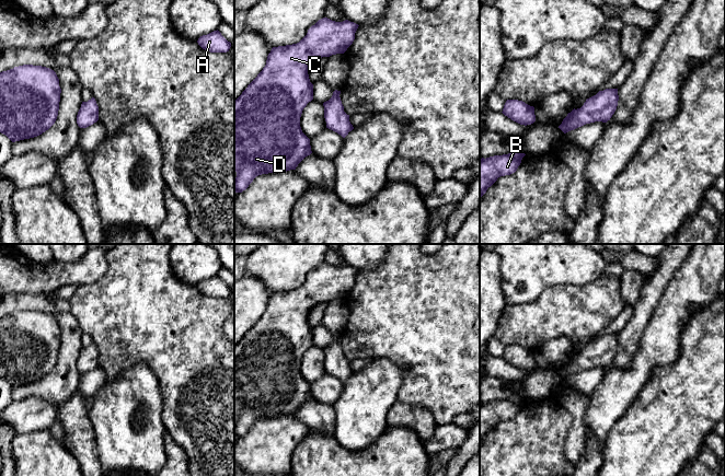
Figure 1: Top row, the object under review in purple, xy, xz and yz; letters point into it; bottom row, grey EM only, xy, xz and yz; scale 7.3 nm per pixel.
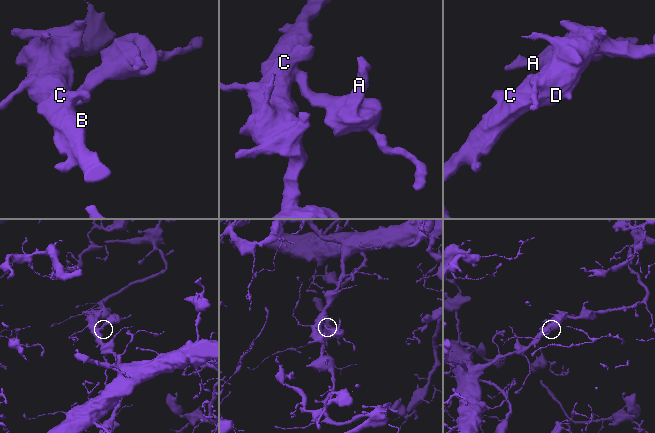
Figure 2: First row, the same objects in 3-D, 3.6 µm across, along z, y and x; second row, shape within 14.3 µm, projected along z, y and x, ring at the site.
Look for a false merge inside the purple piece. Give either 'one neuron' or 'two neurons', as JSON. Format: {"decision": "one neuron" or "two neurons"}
{"decision": "one neuron"}

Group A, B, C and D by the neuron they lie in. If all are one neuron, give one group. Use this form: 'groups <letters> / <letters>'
groups A B C D

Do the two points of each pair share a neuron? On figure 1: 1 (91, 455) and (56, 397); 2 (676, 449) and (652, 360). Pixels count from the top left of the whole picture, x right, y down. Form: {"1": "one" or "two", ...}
{"1": "two", "2": "two"}

